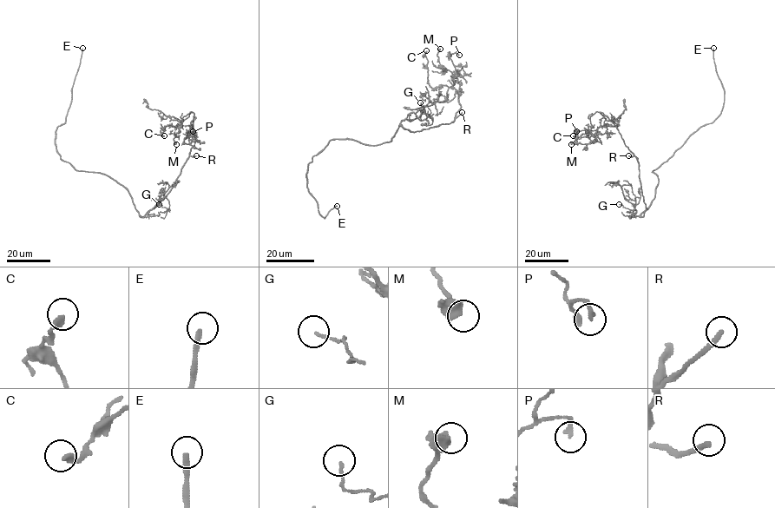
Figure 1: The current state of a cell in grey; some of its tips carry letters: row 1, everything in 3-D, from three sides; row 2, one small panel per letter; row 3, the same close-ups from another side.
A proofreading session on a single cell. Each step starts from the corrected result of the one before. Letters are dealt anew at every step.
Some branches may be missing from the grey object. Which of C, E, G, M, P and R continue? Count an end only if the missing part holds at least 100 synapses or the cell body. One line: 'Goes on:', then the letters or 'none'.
Goes on: E, R

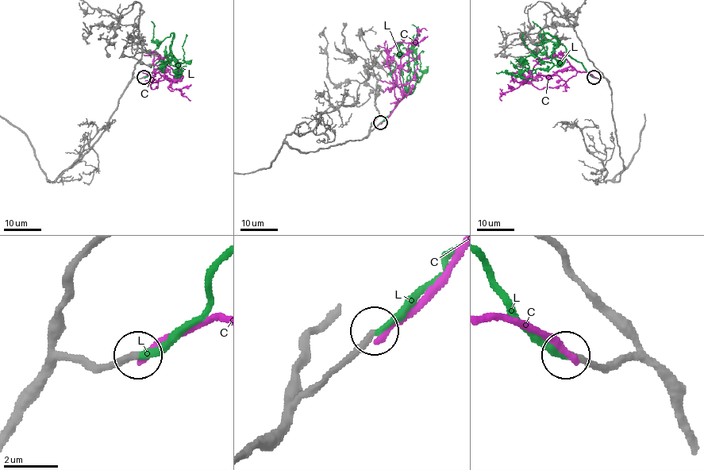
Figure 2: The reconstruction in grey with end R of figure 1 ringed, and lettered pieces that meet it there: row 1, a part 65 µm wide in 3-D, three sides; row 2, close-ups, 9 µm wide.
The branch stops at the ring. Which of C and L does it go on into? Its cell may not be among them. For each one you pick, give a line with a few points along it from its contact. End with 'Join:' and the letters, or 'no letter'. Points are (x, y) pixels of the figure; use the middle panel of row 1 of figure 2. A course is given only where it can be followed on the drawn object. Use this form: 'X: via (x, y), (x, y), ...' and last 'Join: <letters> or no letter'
L: via (380, 122), (406, 94), (411, 69), (407, 71), (408, 55), (402, 53), (398, 45), (402, 41), (401, 39)
Join: L

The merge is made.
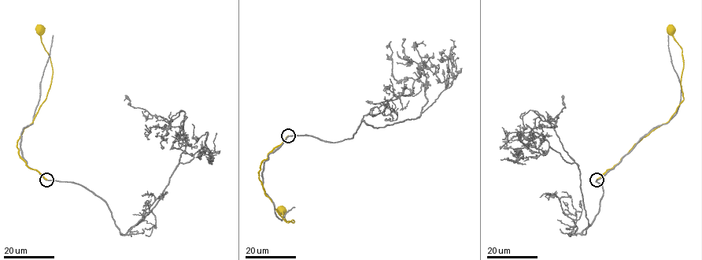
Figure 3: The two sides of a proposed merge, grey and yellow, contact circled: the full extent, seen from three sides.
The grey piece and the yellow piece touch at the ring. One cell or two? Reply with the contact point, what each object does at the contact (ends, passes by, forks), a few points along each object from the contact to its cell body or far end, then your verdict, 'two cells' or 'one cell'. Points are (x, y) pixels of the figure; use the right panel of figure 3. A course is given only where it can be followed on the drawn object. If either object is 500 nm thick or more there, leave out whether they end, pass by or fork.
at (596, 180); grey passes by; yellow ends there; grey runs (596, 180), (600, 209), (583, 234), (588, 219), (578, 165), (533, 111), (555, 120), (563, 95); yellow runs (596, 180), (618, 164), (633, 146), (667, 121), (684, 99), (681, 83), (682, 49), (668, 31), (670, 29); two cells

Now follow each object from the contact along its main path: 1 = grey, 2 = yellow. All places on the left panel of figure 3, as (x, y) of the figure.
1: (46, 180), (98, 195), (122, 234), (151, 210), (186, 147), (185, 113), (171, 121), (125, 95)
2: (46, 180), (26, 165), (16, 146), (16, 141), (46, 99), (51, 83), (50, 58), (41, 41), (39, 29)

